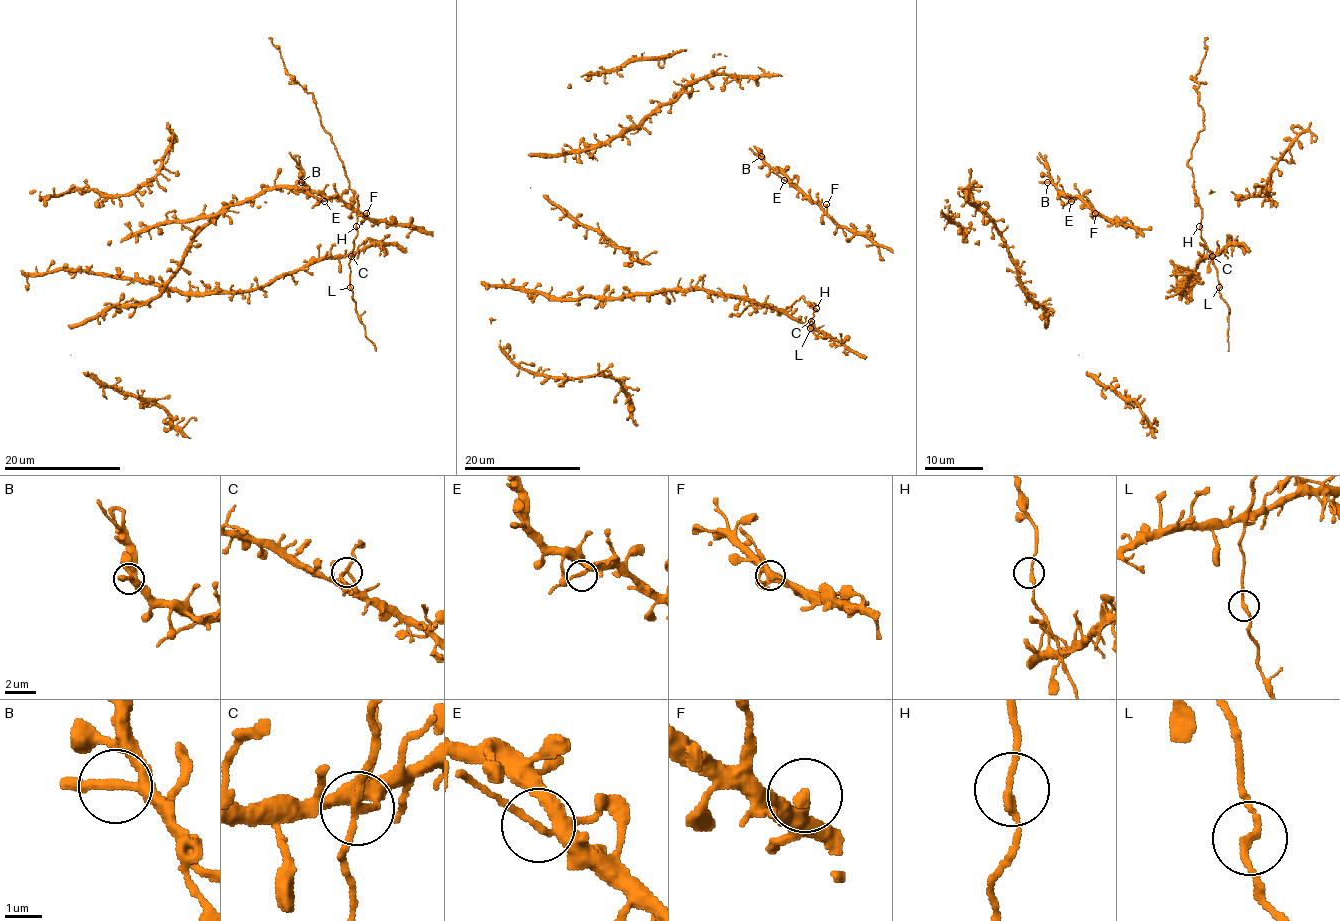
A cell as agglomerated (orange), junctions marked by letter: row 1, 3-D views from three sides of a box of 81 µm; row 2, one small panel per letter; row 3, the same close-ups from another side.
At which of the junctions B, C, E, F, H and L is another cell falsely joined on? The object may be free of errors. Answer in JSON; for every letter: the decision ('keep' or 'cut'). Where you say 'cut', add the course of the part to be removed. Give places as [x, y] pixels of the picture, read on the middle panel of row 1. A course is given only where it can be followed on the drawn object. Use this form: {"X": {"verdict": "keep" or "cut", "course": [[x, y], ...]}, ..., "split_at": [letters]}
{"B": {"verdict": "keep"}, "C": {"verdict": "cut"}, "E": {"verdict": "keep"}, "F": {"verdict": "keep"}, "H": {"verdict": "keep"}, "L": {"verdict": "keep"}, "split_at": ["C"]}

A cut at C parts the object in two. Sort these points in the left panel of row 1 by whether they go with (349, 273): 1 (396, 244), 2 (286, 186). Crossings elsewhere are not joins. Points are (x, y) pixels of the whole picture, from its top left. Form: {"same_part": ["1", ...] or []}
{"same_part": []}

